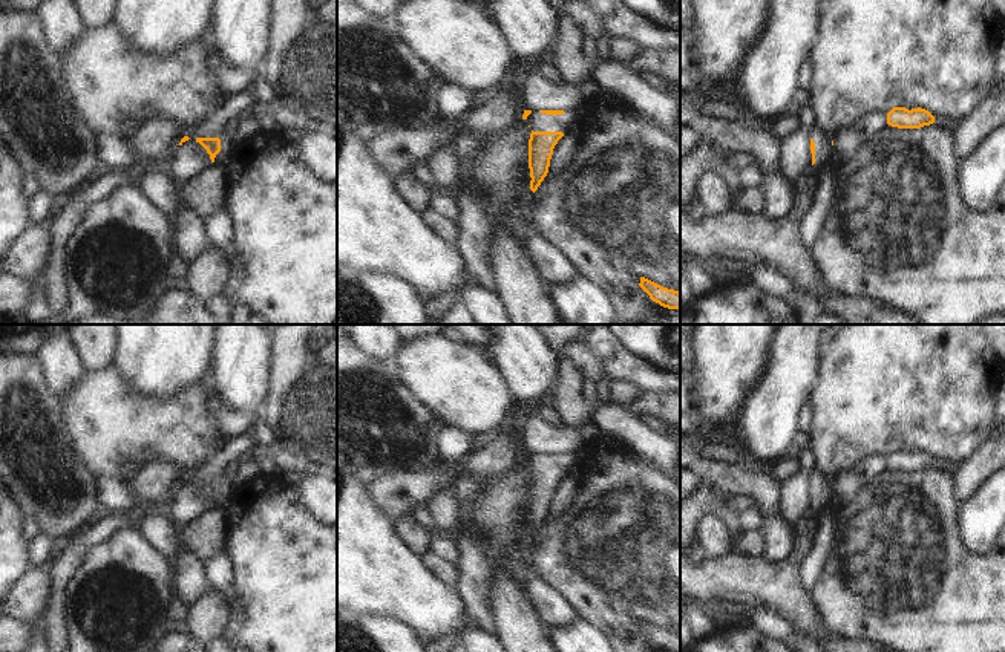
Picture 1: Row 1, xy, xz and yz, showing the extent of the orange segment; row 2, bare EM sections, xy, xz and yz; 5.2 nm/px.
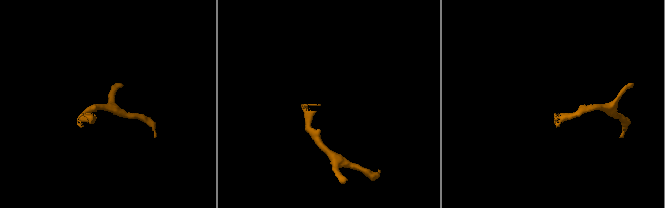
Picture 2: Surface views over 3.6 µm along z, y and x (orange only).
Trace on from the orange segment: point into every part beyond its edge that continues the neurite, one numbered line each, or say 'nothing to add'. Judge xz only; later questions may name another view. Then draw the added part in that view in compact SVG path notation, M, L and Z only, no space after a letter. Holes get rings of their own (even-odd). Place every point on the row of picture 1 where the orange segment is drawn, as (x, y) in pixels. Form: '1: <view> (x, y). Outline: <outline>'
1: xz (566, 123). Outline: M532 112L527 121L533 132L562 132L564 135L570 135L576 127L575 113L545 115Z

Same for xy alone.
1: xy (190, 158). Outline: M185 141L172 159L170 170L181 184L185 184L210 165L208 153L199 144Z

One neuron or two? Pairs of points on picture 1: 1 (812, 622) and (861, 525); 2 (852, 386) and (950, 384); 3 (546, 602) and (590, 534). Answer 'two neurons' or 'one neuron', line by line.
1: two neurons
2: one neuron
3: two neurons

